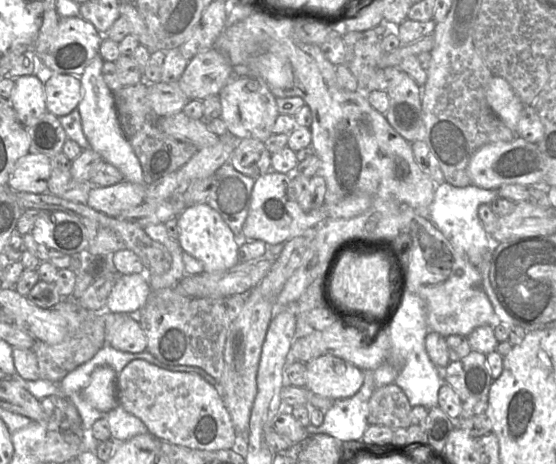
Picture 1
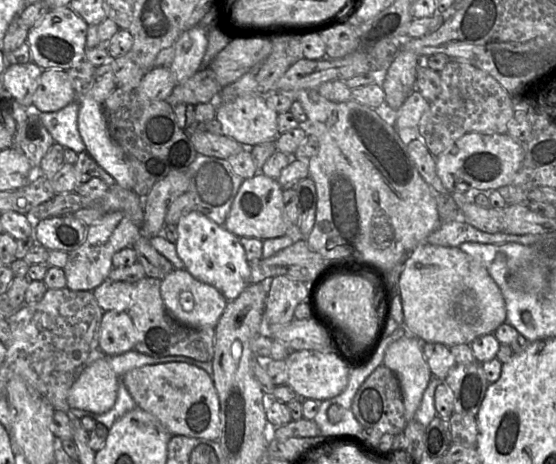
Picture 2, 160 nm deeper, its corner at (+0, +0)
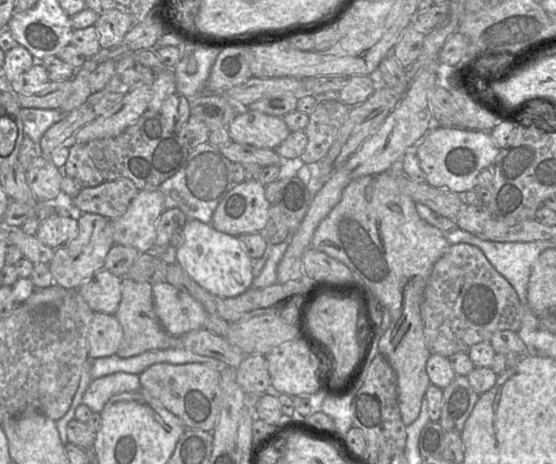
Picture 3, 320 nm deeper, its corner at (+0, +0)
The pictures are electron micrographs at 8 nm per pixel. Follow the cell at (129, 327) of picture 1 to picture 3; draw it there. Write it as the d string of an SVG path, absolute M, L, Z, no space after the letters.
M95 312L88 333L89 358L108 357L117 353L123 340L123 329L112 314Z

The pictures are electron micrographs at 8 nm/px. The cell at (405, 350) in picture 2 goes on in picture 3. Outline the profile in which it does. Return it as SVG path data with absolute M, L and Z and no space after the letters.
M389 169L351 181L344 189L341 200L315 230L311 247L344 263L352 271L355 279L364 285L388 312L390 324L380 338L378 351L387 359L396 374L400 414L402 421L408 426L419 416L422 399L431 385L426 372L426 363L431 354L423 333L421 303L435 263L451 244L444 232L419 216L416 202L400 190L395 174L404 173Z

